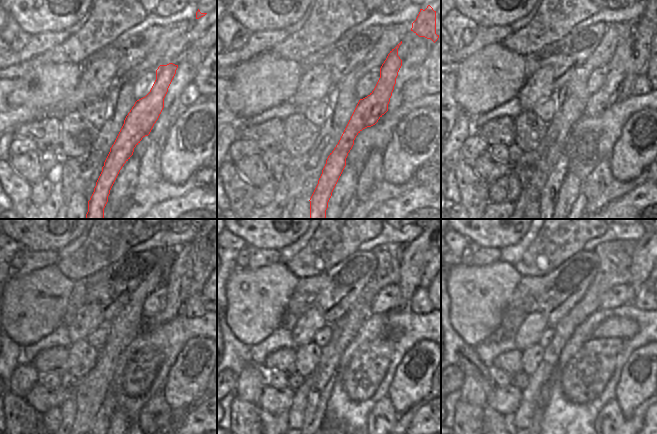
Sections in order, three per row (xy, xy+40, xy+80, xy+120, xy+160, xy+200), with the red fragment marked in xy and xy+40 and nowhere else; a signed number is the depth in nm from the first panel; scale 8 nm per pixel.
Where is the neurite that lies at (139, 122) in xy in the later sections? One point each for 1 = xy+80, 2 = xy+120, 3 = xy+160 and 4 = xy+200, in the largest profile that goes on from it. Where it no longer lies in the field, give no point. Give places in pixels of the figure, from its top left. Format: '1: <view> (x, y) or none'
1: xy+80 (620, 65)
2: xy+120 (181, 275)
3: xy+160 (420, 253)
4: xy+200 (644, 257)

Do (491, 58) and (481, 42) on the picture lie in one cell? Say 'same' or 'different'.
different

